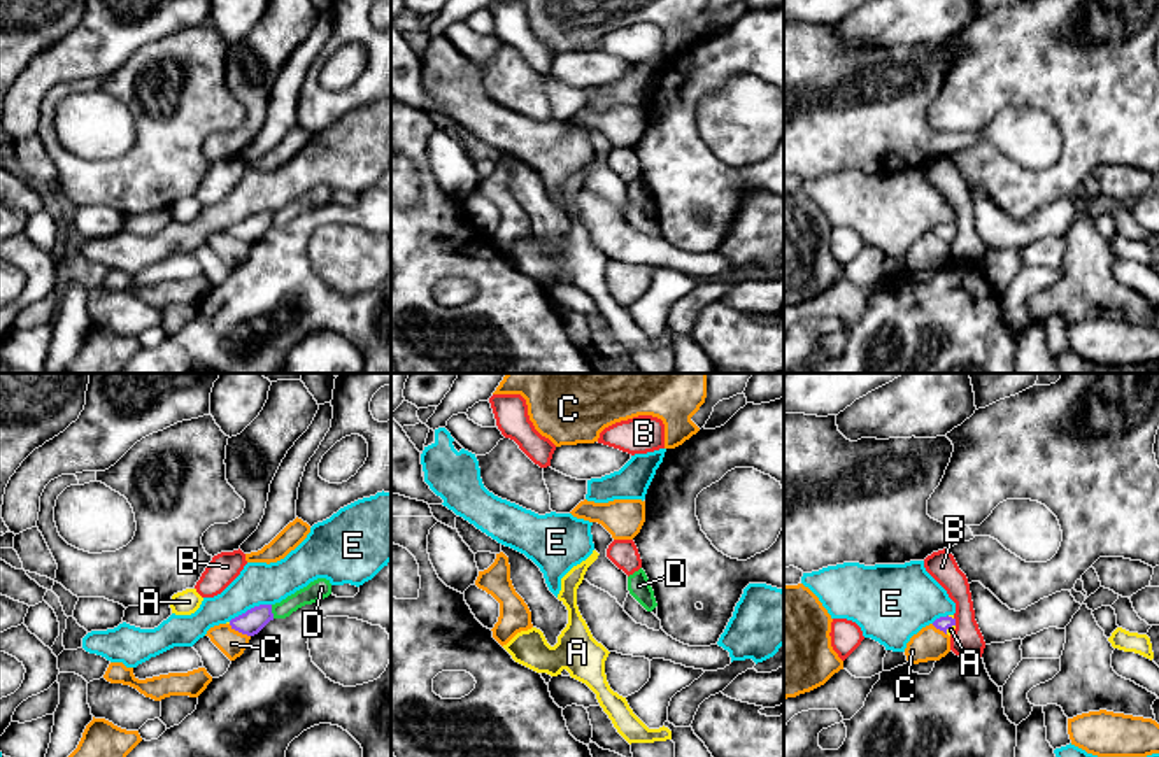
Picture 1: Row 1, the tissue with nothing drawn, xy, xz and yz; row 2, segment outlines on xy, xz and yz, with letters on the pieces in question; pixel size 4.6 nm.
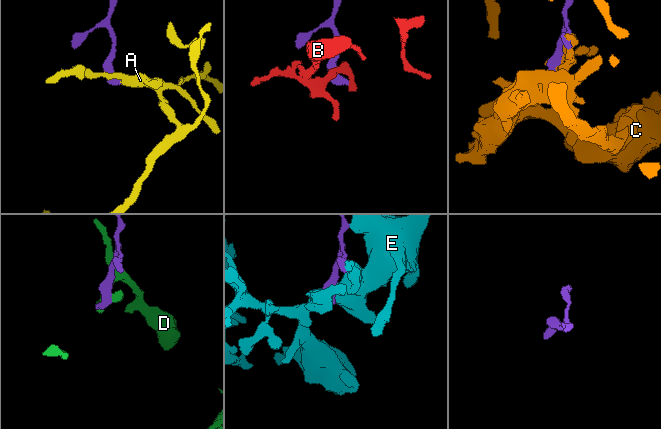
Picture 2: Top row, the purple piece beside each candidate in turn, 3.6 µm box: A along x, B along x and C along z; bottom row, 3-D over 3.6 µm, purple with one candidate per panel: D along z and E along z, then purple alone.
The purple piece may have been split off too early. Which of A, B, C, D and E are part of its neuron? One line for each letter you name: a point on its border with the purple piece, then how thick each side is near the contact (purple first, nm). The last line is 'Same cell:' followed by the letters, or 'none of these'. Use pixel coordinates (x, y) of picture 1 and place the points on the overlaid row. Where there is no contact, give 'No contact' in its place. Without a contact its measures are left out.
A: Touches purple at yz (949, 626). Thickness 60 nm (purple) against 30 nm
Same cell: A

